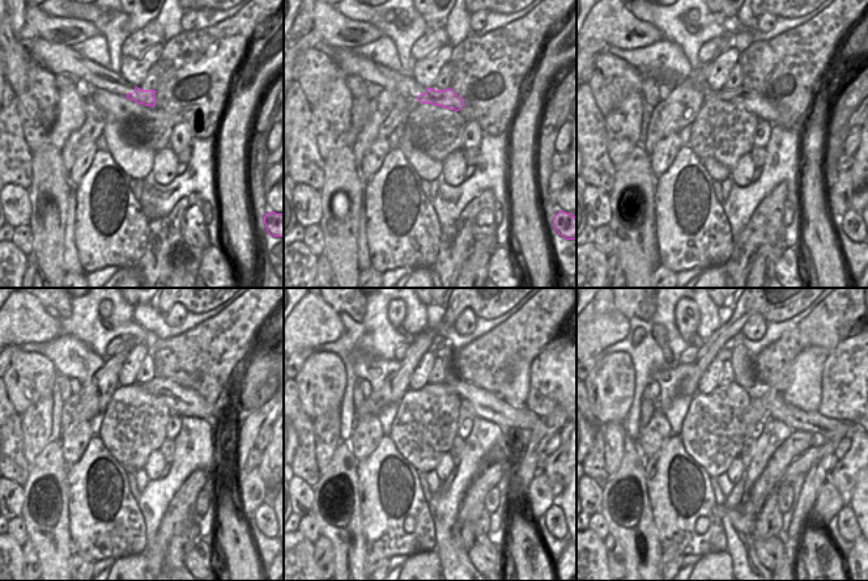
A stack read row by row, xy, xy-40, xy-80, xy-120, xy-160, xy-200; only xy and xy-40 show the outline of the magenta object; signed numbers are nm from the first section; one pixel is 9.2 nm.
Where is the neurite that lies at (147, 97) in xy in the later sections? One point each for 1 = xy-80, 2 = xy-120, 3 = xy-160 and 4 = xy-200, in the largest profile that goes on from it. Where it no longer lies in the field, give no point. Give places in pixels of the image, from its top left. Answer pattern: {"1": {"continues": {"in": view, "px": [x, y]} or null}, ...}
{"1": {"continues": {"in": "xy-80", "px": [752, 101]}}, "2": {"continues": {"in": "xy-120", "px": [186, 402]}}, "3": {"continues": {"in": "xy-160", "px": [485, 404]}}, "4": {"continues": {"in": "xy-200", "px": [824, 428]}}}

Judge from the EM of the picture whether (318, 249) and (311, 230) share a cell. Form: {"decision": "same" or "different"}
{"decision": "same"}

